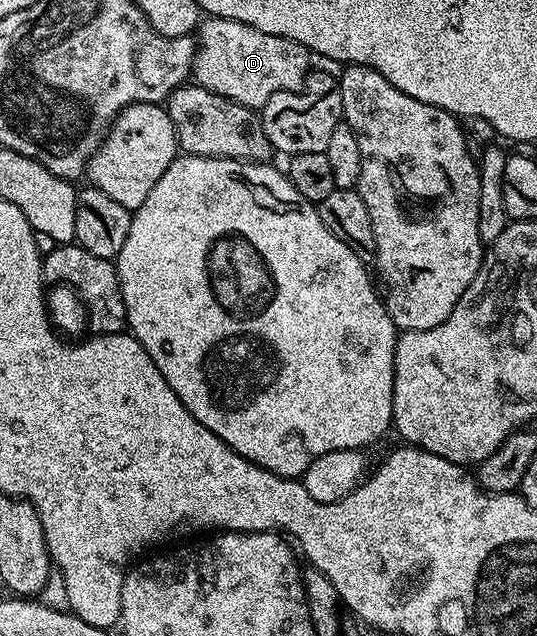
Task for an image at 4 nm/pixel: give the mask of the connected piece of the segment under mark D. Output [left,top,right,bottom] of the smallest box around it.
[192,17,311,109]

